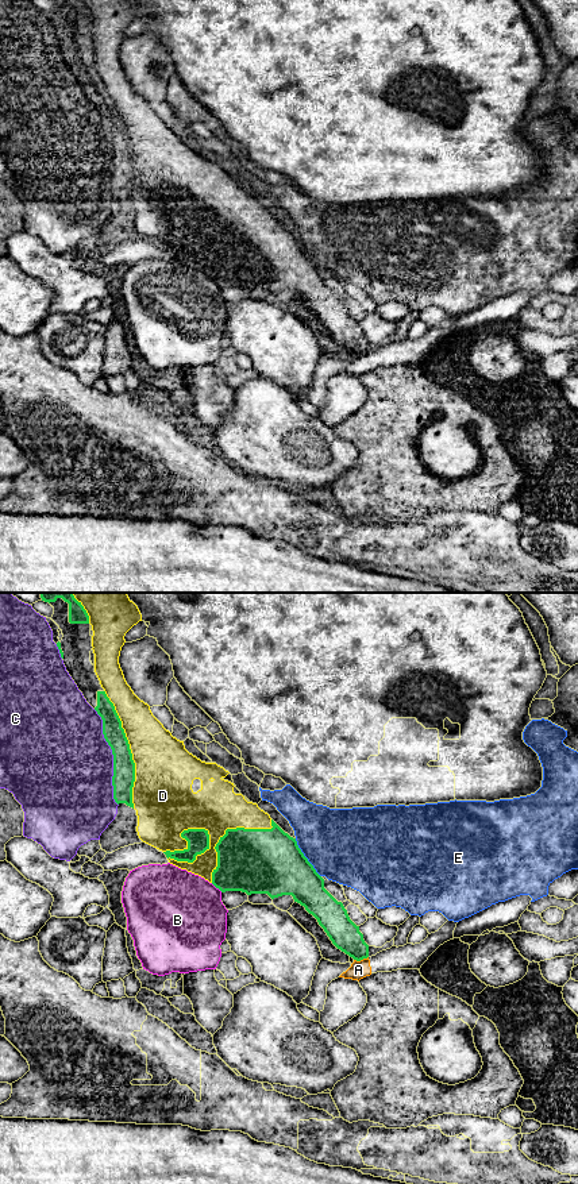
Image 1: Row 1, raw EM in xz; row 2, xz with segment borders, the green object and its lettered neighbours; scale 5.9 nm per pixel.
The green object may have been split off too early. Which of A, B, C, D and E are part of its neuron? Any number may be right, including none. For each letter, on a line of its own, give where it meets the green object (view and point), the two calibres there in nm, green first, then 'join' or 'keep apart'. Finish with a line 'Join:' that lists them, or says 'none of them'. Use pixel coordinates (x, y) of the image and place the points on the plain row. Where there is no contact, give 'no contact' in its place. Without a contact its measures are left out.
A: meets green in xz at (361, 354); 180 nm thick on the green side, 110 nm on the other; keep apart
B: meets green in xz at (216, 282); 380 nm thick on the green side, 480 nm on the other; keep apart
C: meets green in xz at (114, 153); 130 nm thick on the green side, 480 nm on the other; keep apart
D: meets green in xz at (184, 232); 130 nm thick on the green side, 360 nm on the other; join
E: meets green in xz at (305, 253); 380 nm thick on the green side, 440 nm on the other; keep apart
Join: D

